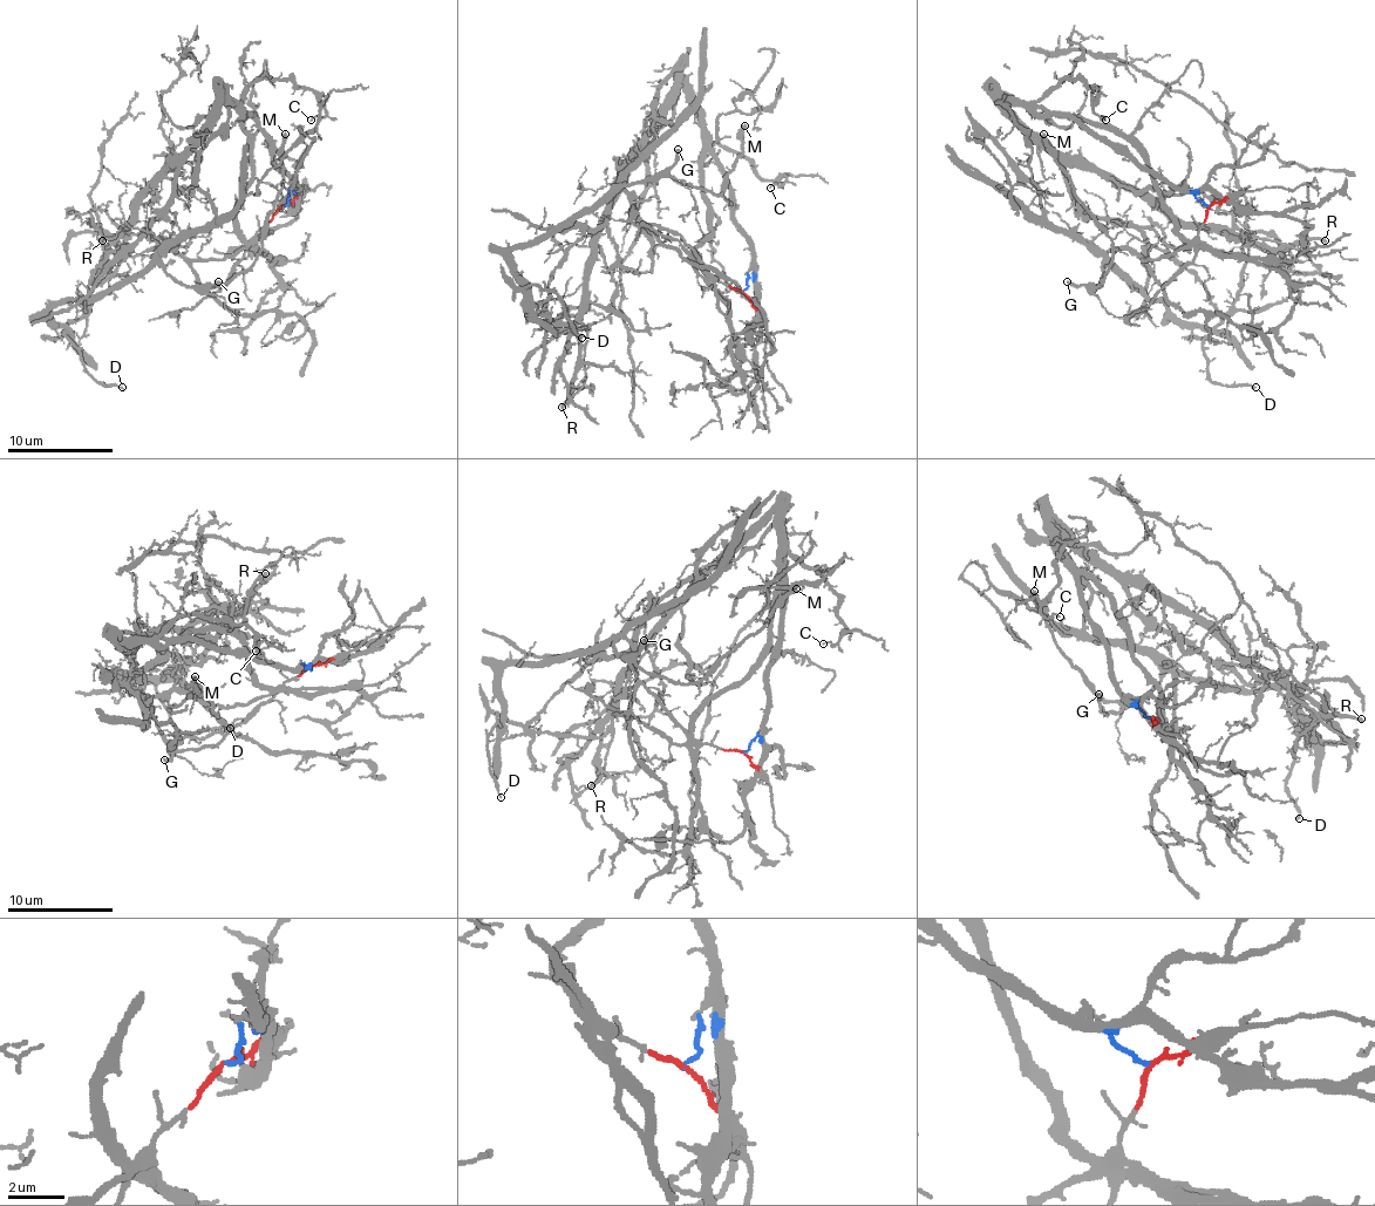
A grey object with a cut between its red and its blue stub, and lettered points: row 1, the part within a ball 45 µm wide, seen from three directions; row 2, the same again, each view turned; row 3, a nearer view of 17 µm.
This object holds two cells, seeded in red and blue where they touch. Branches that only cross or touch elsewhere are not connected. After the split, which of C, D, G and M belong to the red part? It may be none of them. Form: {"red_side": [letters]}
{"red_side": ["D", "G", "M"]}

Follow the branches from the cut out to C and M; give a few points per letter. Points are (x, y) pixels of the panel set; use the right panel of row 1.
C: (1209, 204), (1037, 103), (1059, 82), (1084, 80), (1098, 90), (1095, 111), (1105, 120)
M: (1209, 204), (1200, 230), (1166, 257), (1111, 249), (1095, 288), (1111, 261), (1111, 238), (1042, 133)

